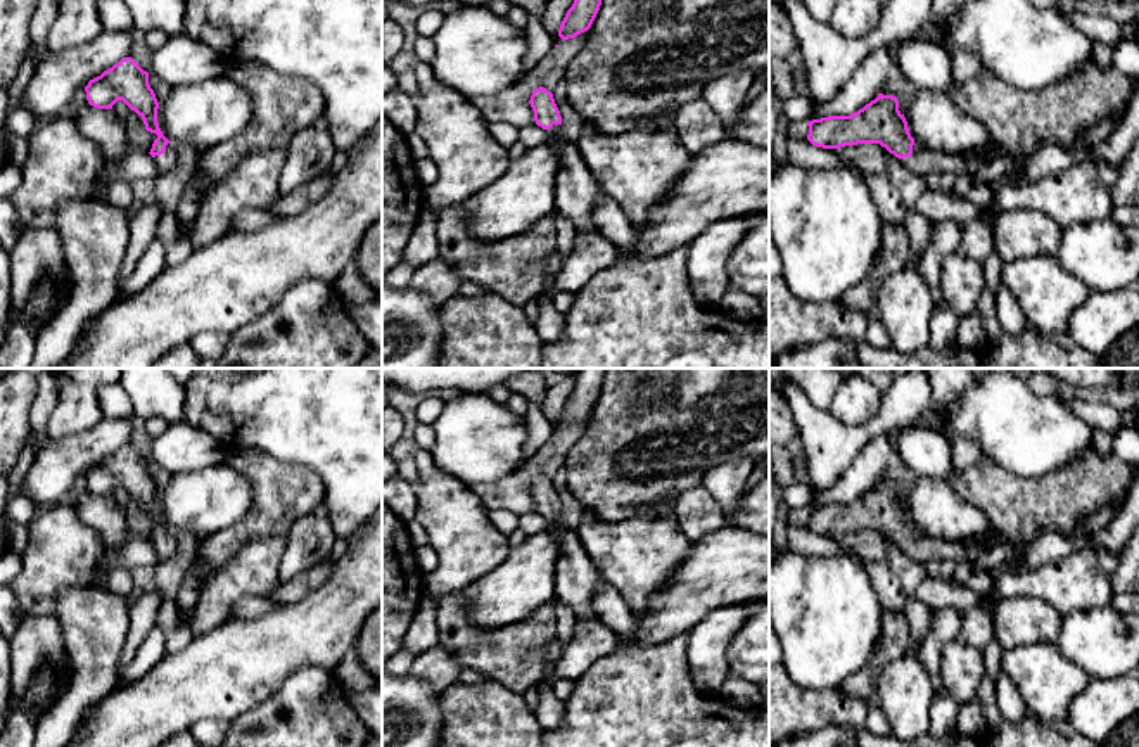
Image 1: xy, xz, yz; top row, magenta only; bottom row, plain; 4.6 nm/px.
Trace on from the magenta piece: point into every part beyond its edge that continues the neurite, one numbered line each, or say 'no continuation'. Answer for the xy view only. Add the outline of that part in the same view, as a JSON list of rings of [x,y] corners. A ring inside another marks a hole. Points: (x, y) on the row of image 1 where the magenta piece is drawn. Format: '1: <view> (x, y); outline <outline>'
1: xy (166, 161); outline [[[168,144],[166,152],[161,156],[156,156],[154,159],[156,159],[159,171],[166,173],[166,171],[173,169],[176,164],[176,152],[175,152],[173,144]]]

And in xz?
1: xz (576, 192); outline [[[562,124],[546,130],[550,142],[560,142],[560,169],[555,185],[555,213],[567,218],[576,233],[600,235],[595,225],[595,206],[601,194],[600,183],[591,175],[577,149],[567,142]]]

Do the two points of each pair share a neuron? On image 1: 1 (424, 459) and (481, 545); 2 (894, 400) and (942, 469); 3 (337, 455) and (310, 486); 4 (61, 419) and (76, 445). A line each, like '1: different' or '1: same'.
1: same
2: different
3: different
4: different

